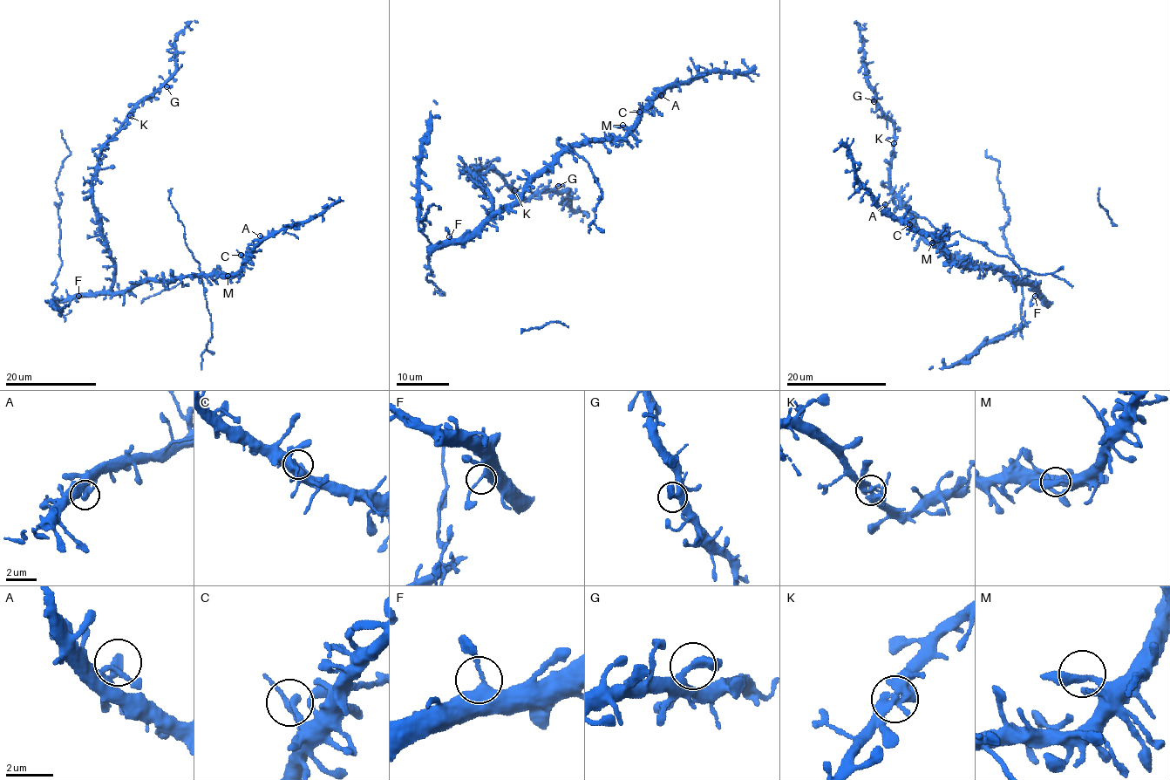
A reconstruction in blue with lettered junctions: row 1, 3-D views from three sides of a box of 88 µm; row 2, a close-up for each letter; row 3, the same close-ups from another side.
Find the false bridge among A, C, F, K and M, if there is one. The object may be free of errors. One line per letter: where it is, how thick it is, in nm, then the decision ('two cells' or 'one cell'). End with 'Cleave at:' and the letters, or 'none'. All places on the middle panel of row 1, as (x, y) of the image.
A: (661, 95) | 300 nm | one cell
C: (639, 112) | 200 nm | one cell
F: (449, 236) | 360 nm | one cell
K: (514, 190) | 380 nm | one cell
M: (622, 125) | 360 nm | one cell
Cleave at: none

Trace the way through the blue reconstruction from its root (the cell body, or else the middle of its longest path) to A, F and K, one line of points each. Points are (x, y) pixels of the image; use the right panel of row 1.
A: (1005, 273), (1020, 281), (992, 268), (950, 259), (943, 236), (909, 229), (885, 204)
F: (1005, 273), (1034, 289), (1035, 296)
K: (1005, 273), (957, 261), (923, 238), (914, 222), (914, 214), (891, 184), (894, 143)

